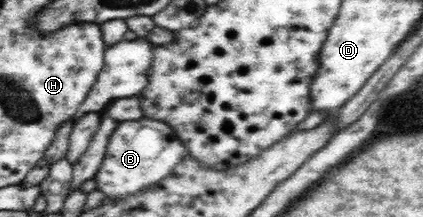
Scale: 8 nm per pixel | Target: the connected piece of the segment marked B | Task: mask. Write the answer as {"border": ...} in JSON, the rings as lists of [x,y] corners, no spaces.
{"border":[[[154,117],[124,121],[110,135],[105,159],[93,179],[97,189],[103,192],[103,200],[124,197],[128,193],[150,188],[152,184],[170,173],[186,156],[188,156],[186,144],[165,121]]]}

